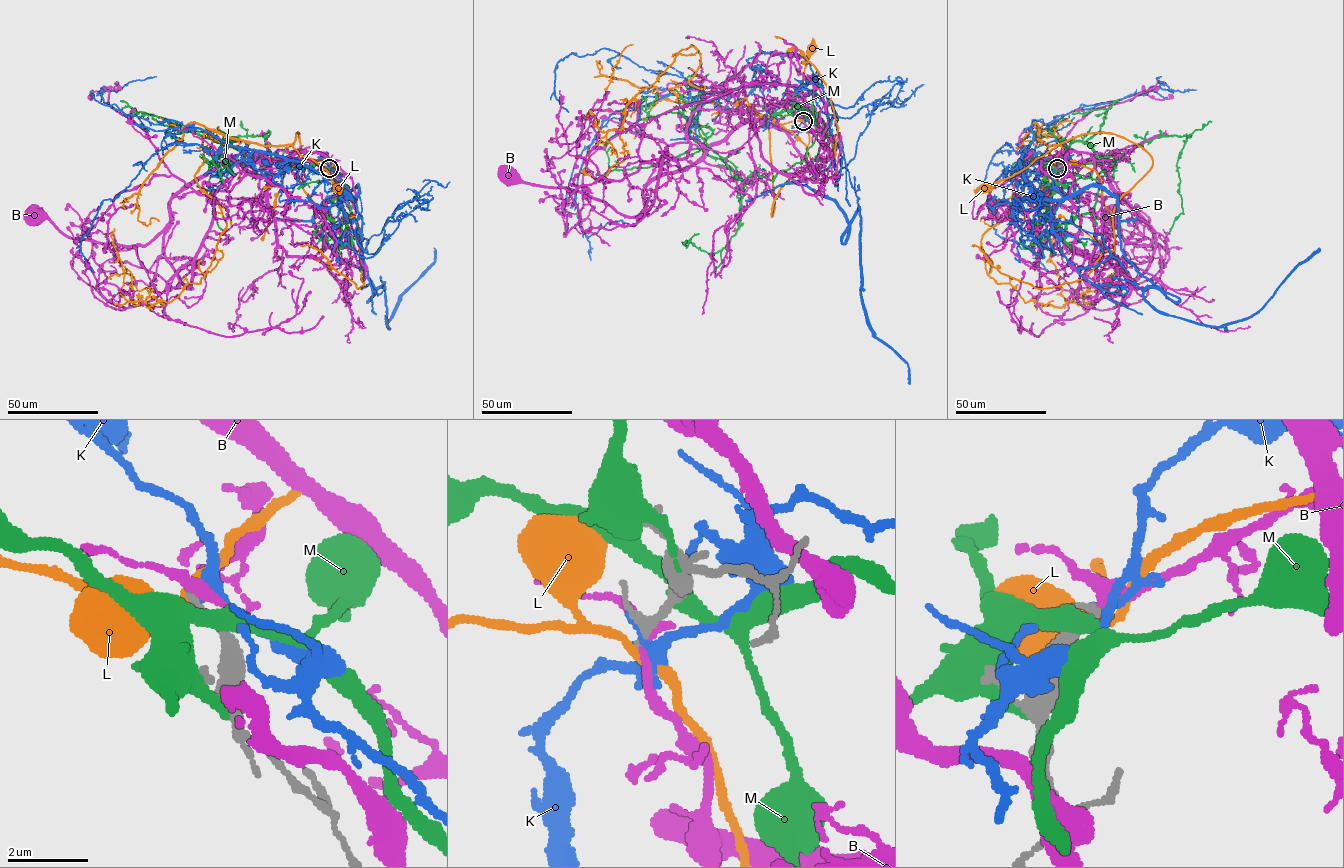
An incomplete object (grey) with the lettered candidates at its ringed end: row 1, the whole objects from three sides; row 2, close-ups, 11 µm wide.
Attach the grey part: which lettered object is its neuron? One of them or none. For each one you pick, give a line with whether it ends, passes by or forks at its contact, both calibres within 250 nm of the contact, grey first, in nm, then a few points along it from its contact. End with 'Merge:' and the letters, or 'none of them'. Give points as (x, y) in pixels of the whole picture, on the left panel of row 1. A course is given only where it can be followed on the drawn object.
B: it passes by; calibres 220 and 320 nm; course (329, 168), (333, 163), (319, 153), (226, 159), (172, 198), (170, 221), (143, 245), (69, 238), (32, 212)
Merge: B

